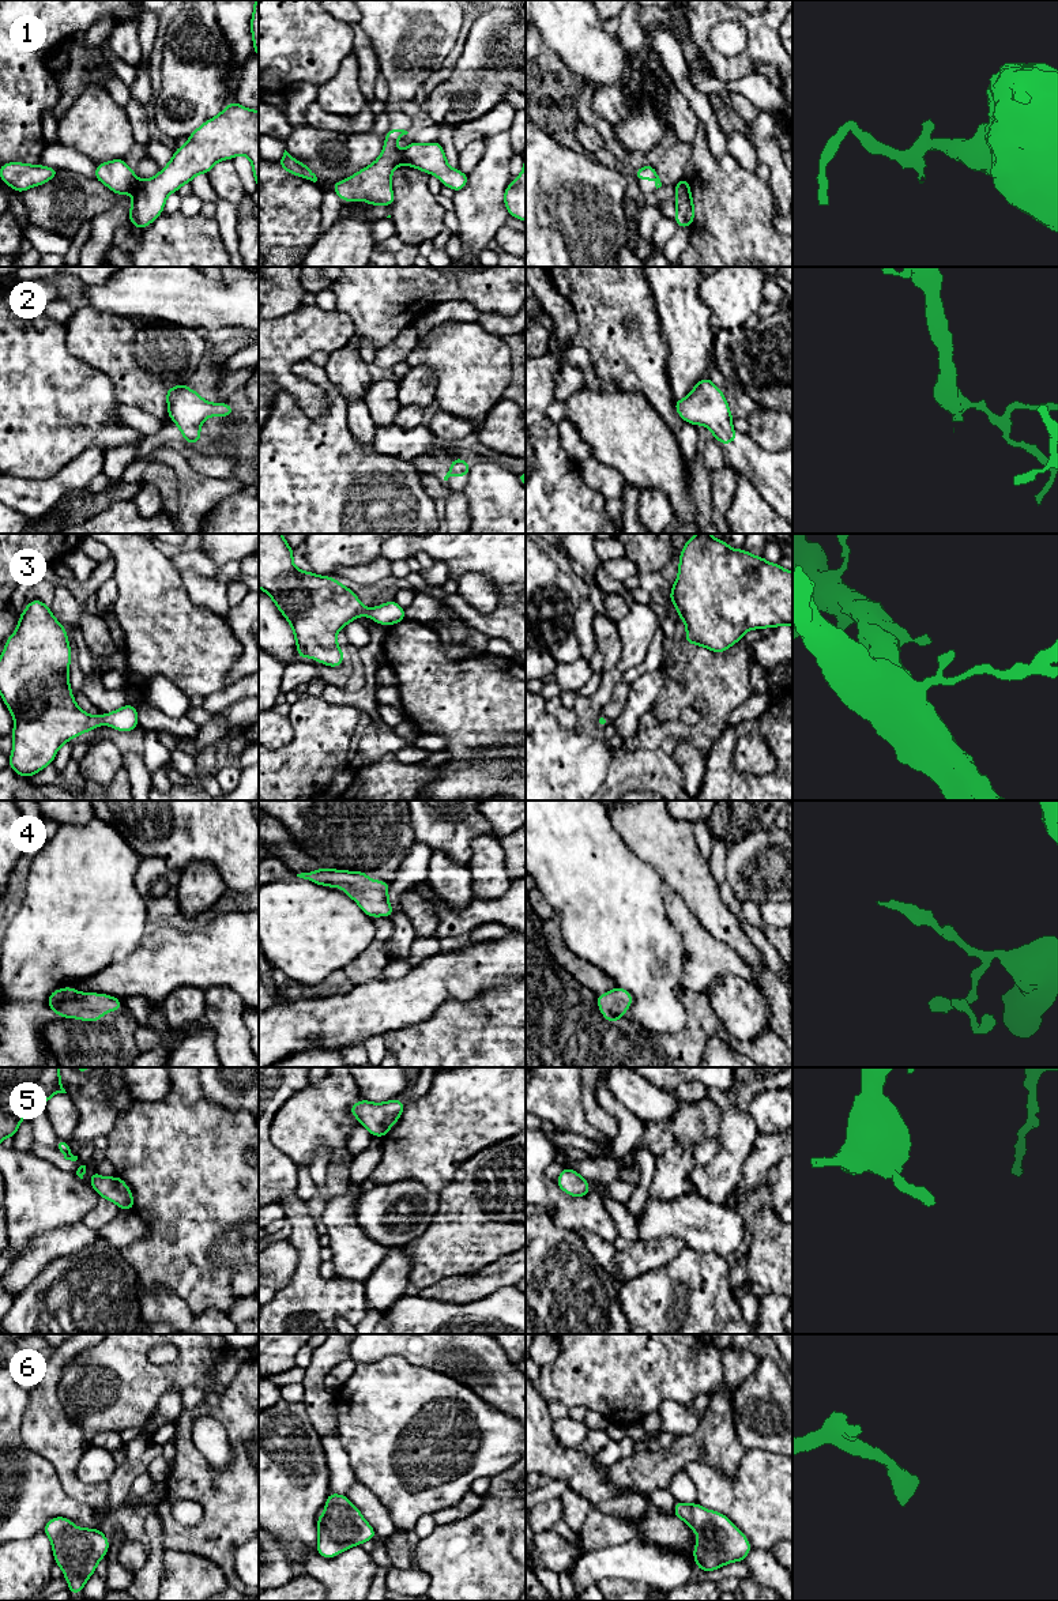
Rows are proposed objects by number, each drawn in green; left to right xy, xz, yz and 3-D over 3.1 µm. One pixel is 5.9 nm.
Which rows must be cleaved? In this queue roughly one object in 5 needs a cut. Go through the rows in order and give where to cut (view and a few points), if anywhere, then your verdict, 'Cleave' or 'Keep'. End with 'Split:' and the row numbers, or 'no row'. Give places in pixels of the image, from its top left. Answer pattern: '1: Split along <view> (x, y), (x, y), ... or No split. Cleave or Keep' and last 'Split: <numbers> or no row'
1: Split along xy (139, 180), (131, 192). Cleave
2: No split. Keep
3: No split. Keep
4: No split. Keep
5: No split. Keep
6: No split. Keep
Split: 1

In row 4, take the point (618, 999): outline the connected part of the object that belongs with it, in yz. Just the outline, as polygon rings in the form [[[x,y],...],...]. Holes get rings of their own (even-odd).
[[[614,987],[607,994],[596,995],[596,1003],[602,1016],[611,1024],[622,1018],[624,1013],[633,1003],[630,992],[622,987]]]

